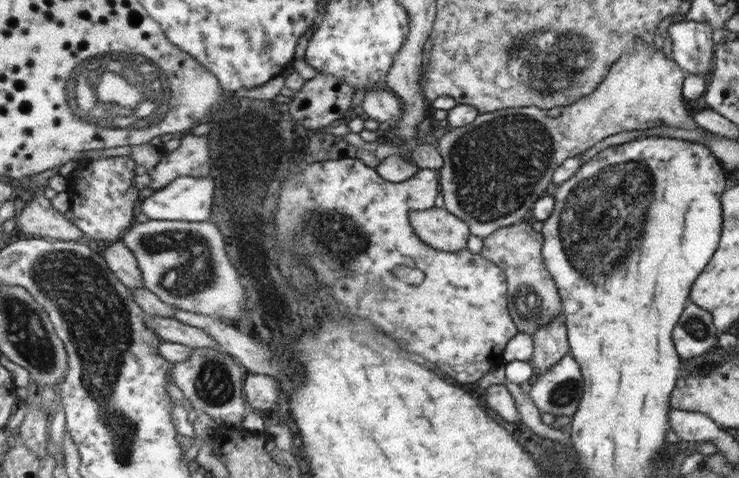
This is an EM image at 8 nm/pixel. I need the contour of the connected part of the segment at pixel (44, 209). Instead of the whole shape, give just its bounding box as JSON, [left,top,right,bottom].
[17,194,85,241]

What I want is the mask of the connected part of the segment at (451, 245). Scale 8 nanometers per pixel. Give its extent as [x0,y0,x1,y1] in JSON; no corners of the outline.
[410,207,467,252]

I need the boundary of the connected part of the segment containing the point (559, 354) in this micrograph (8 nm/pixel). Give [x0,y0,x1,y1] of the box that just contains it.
[530,317,567,373]

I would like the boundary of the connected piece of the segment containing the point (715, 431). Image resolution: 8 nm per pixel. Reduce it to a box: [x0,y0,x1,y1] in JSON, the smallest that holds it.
[670,410,722,442]

